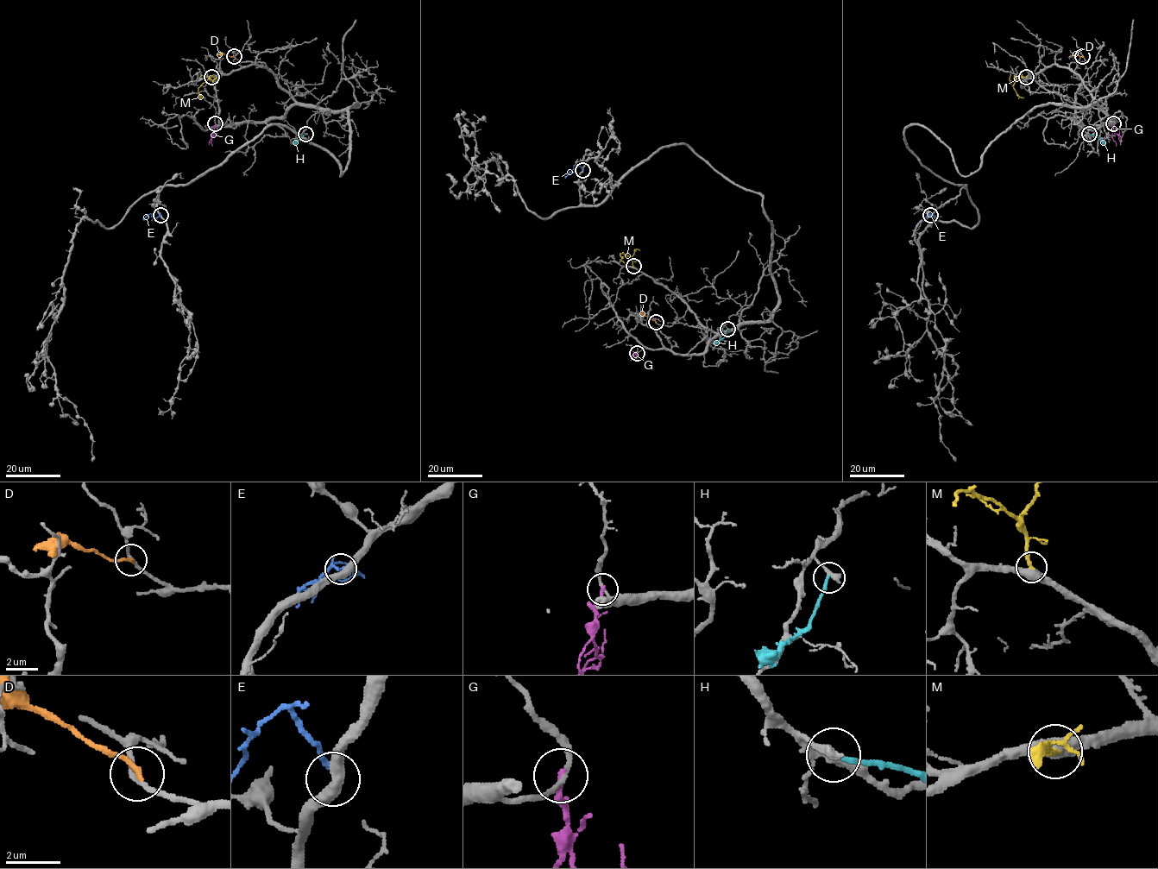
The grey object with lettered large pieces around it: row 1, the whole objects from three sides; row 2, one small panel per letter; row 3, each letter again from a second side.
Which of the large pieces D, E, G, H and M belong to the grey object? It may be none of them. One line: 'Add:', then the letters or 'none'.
Add: M

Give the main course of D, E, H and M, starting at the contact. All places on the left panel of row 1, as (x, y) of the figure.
D: (234, 56), (217, 55)
E: (160, 215), (154, 218), (149, 213), (142, 219)
H: (305, 134), (292, 144)
M: (211, 77), (199, 88), (199, 97), (203, 97)

